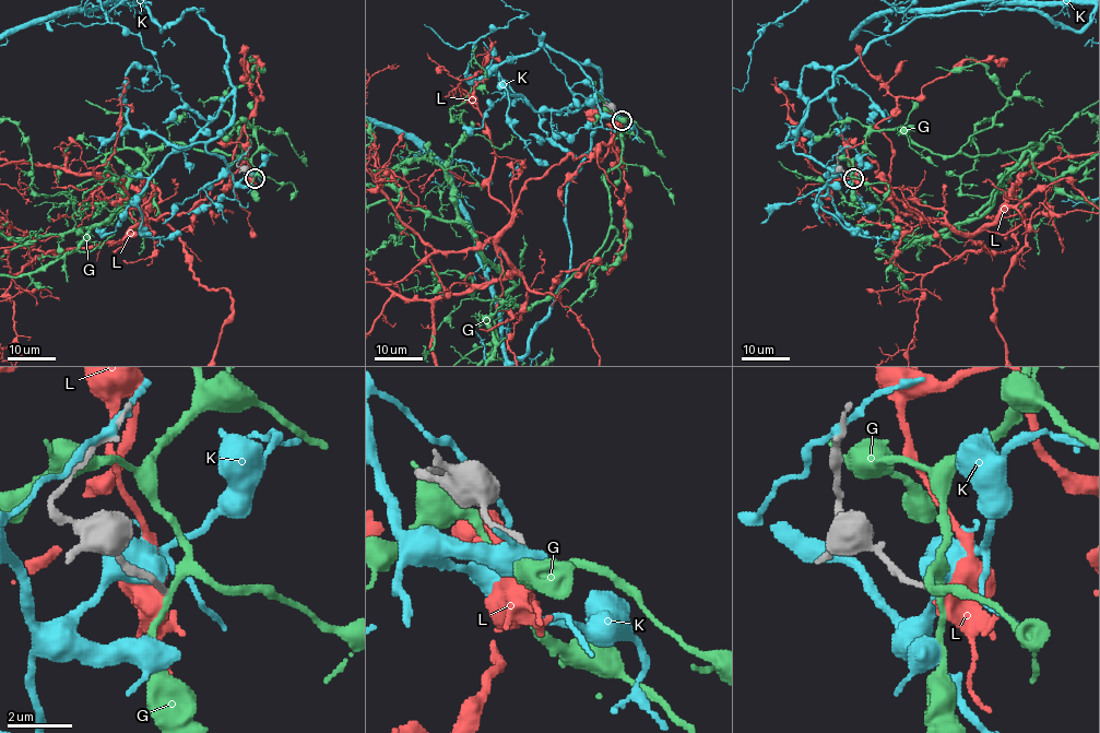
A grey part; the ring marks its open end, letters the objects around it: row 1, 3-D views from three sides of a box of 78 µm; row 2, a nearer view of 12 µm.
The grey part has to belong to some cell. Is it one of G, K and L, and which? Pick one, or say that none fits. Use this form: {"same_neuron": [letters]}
{"same_neuron": []}

